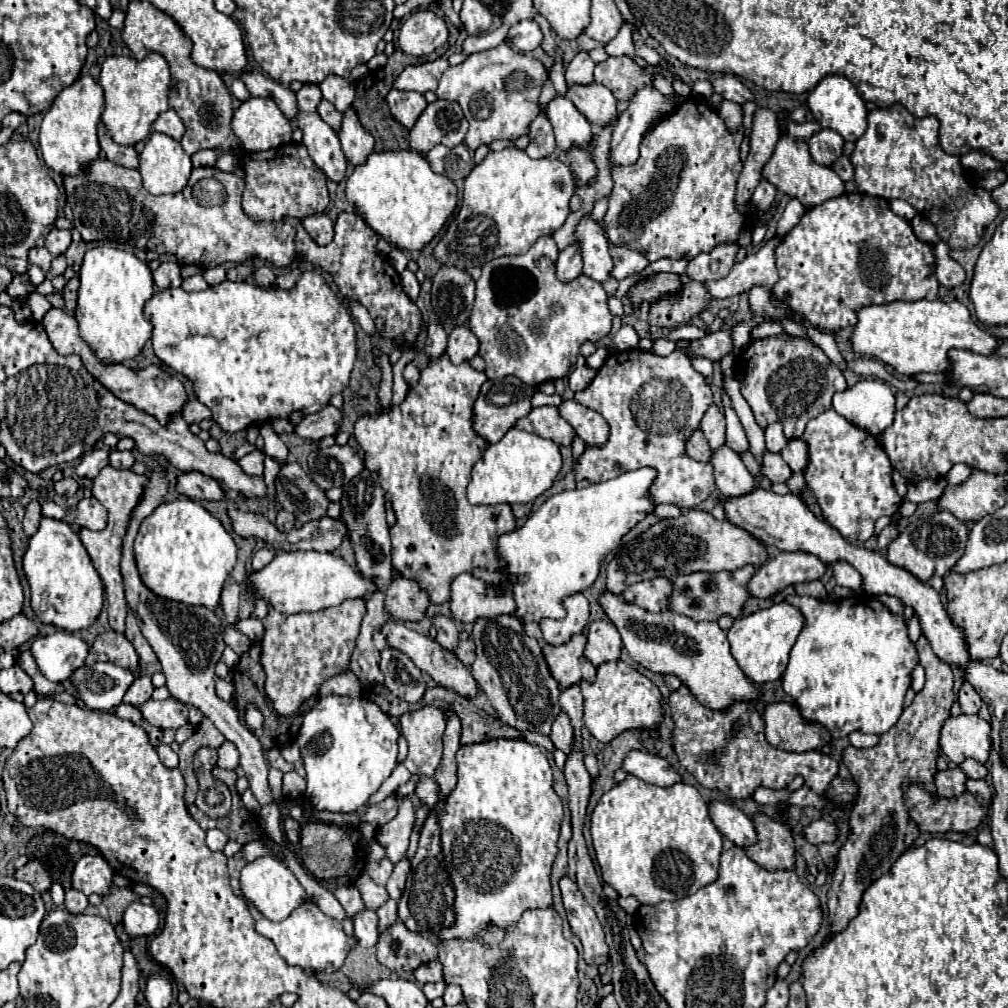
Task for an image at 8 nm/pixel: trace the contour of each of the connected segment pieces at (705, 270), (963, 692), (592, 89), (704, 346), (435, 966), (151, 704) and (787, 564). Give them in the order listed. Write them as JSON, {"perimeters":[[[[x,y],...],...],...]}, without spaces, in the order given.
{"perimeters":[[[[718,245],[712,253],[702,253],[694,257],[688,267],[686,275],[694,281],[714,281],[726,277],[726,273],[734,267],[736,263],[736,251],[738,245]]],[[[964,681],[962,687],[960,687],[958,703],[960,703],[964,715],[974,715],[974,713],[978,713],[980,705],[982,705],[982,699],[980,699],[980,695],[976,693],[976,689],[974,689],[970,683]]],[[[600,83],[568,85],[566,97],[594,125],[604,127],[616,119],[616,97]]],[[[720,329],[716,333],[710,333],[702,339],[690,341],[690,353],[706,357],[710,361],[720,361],[722,357],[726,357],[728,353],[732,353],[732,331],[730,329]]],[[[438,959],[434,961],[428,961],[428,963],[422,963],[416,971],[414,971],[414,977],[420,985],[424,983],[438,983],[438,981],[444,981],[444,973],[442,973],[442,963]]],[[[170,697],[166,701],[150,699],[144,705],[140,705],[138,709],[150,725],[160,727],[160,729],[178,729],[188,723],[188,711],[186,711],[184,703],[176,701],[174,697]]],[[[778,553],[774,559],[768,559],[760,571],[752,577],[748,589],[754,597],[772,597],[788,585],[816,581],[824,575],[826,565],[810,553]]]]}

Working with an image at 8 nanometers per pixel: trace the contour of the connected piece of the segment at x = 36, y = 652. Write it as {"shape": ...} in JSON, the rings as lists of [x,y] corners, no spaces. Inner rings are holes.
{"shape":[[[56,631],[54,635],[38,637],[30,647],[40,671],[50,681],[66,681],[78,667],[84,665],[90,645],[68,631]]]}

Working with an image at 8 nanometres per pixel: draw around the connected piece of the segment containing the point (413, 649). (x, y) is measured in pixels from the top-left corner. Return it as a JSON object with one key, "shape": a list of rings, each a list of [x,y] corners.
{"shape":[[[386,621],[386,623],[382,625],[382,635],[386,637],[388,647],[398,649],[398,651],[406,653],[406,655],[414,661],[414,665],[416,665],[420,671],[428,673],[428,675],[430,675],[436,683],[440,683],[442,687],[454,689],[454,691],[462,693],[464,697],[472,697],[472,695],[476,693],[476,689],[478,689],[478,687],[476,687],[476,681],[474,681],[474,677],[470,675],[468,667],[464,667],[464,665],[462,665],[462,661],[460,661],[460,659],[456,659],[450,651],[442,649],[442,647],[440,647],[434,639],[420,635],[420,633],[416,633],[416,631],[408,629],[406,625],[398,623],[398,621]]]}

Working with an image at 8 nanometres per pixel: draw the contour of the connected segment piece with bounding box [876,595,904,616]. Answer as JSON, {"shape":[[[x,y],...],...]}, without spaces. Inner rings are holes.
{"shape":[[[879,595],[876,598],[884,603],[891,611],[903,616],[904,604],[898,598],[889,595]]]}

